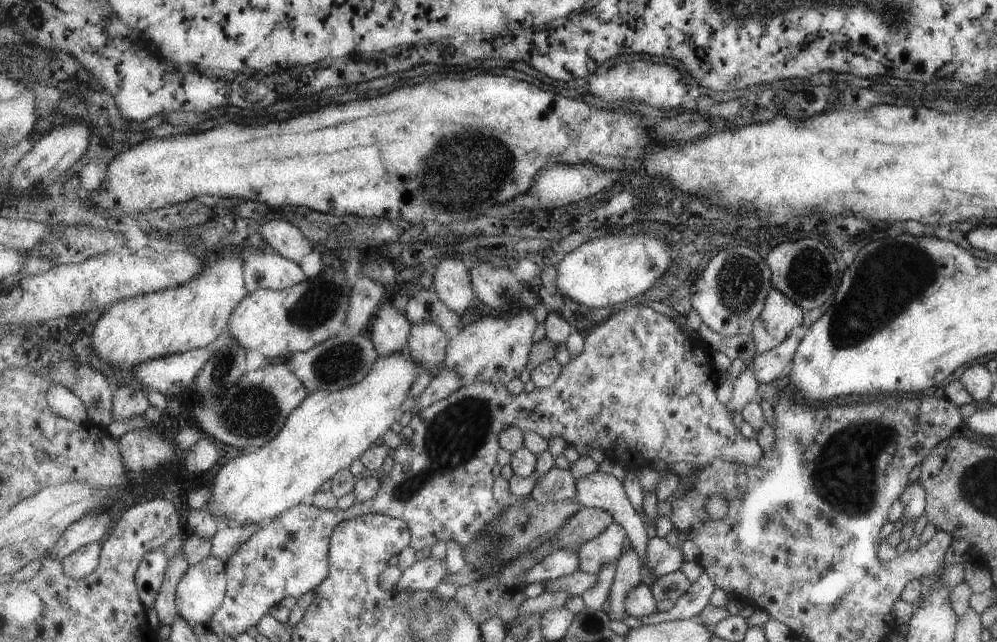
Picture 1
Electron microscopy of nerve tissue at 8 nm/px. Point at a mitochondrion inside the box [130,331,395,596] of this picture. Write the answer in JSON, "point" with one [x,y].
{"point":[251,411]}

